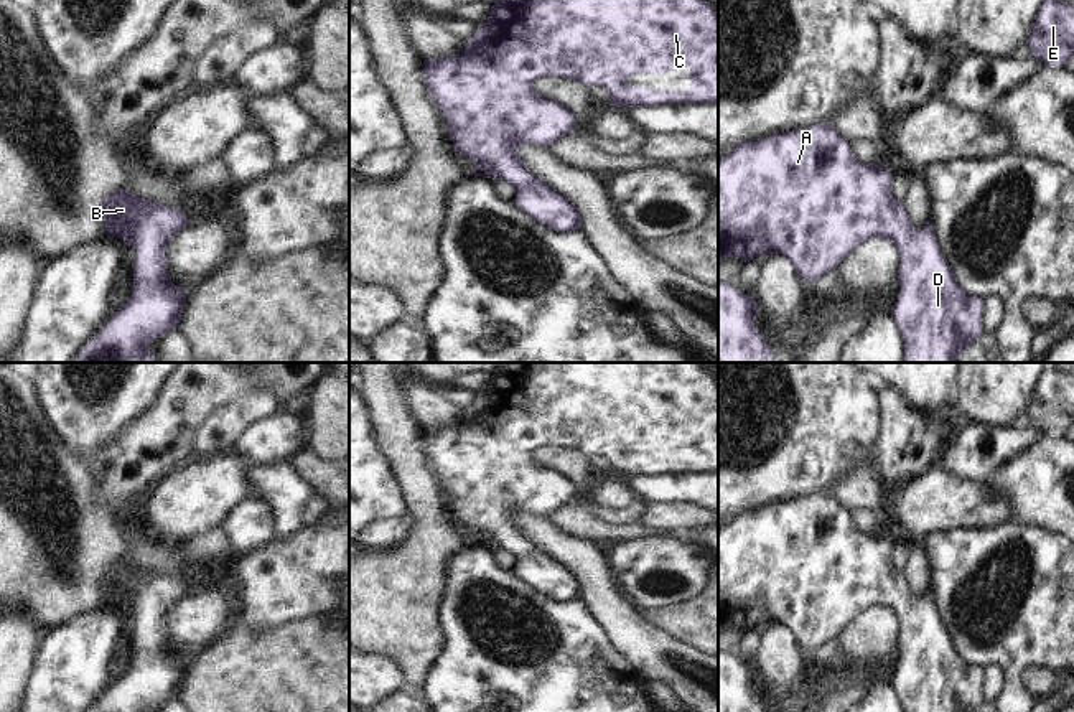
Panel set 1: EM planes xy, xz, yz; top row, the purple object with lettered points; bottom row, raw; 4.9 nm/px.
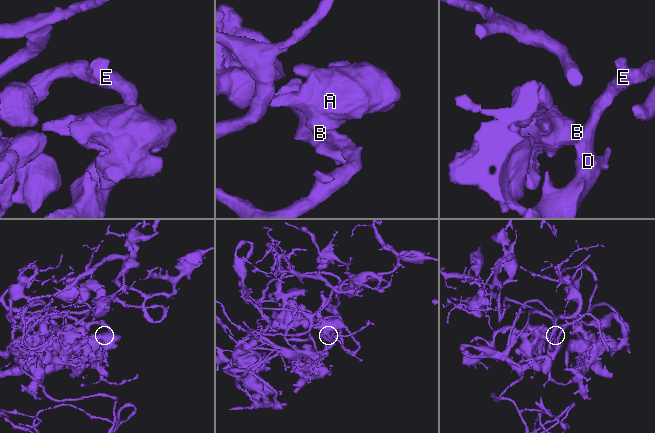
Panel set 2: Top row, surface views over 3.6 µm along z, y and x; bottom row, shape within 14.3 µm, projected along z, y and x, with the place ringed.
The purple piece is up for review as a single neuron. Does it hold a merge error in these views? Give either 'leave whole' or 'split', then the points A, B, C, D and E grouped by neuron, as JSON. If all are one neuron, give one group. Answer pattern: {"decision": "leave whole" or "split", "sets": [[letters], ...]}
{"decision": "leave whole", "sets": [["A", "B", "C", "D", "E"]]}

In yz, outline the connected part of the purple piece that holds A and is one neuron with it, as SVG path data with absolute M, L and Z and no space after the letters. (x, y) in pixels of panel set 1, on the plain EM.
M815 493L806 499L774 503L751 513L740 513L718 531L718 630L736 626L754 631L756 626L774 623L786 626L802 649L817 651L834 639L855 616L870 608L896 613L899 623L898 651L901 659L893 679L904 712L974 712L983 704L983 669L969 664L950 639L932 595L916 598L904 572L891 564L891 541L876 532L860 532L850 511L834 494Z

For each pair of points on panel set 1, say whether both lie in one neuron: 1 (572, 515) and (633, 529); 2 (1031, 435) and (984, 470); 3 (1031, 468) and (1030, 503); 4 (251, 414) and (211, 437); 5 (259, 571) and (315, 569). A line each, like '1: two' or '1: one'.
1: one
2: one
3: one
4: one
5: one

